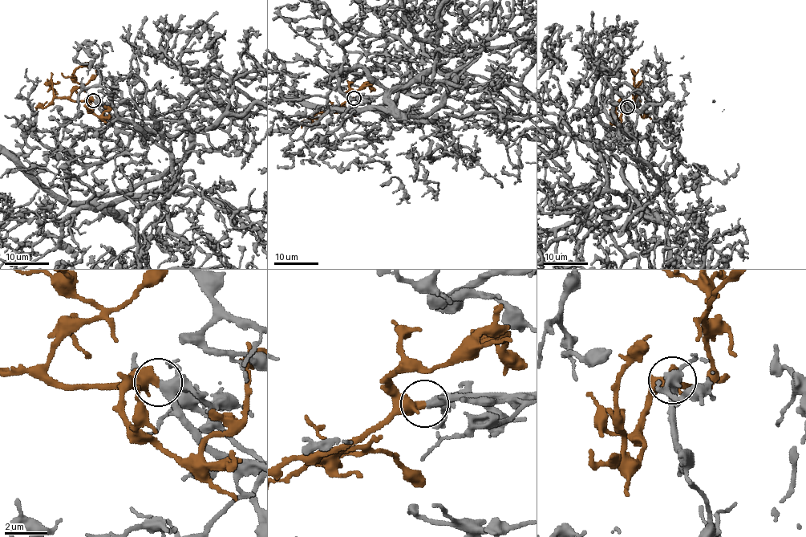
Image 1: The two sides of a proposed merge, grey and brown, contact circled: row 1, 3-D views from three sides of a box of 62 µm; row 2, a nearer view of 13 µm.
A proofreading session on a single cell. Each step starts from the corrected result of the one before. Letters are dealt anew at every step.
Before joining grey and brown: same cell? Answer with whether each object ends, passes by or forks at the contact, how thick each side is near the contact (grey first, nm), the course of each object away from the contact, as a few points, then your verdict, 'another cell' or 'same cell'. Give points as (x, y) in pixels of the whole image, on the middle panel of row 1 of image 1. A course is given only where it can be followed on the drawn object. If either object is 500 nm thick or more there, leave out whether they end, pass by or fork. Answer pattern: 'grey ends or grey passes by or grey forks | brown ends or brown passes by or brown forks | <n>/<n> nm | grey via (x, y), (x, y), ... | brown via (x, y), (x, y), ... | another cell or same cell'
320/550 nm | grey via (354, 97), (423, 95), (453, 77), (446, 97), (419, 116), (319, 110), (288, 99) | same cell

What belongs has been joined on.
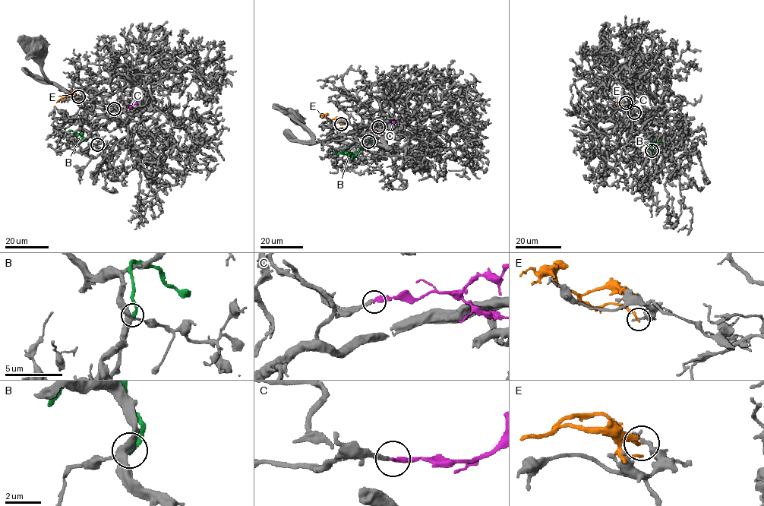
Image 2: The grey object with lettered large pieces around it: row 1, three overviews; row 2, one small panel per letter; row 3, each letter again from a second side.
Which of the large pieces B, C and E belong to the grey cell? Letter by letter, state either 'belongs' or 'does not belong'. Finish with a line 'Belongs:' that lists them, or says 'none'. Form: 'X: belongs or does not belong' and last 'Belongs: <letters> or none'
B: does not belong
C: belongs
E: does not belong
Belongs: C

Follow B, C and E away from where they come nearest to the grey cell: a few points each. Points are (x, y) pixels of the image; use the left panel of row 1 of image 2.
B: (97, 144), (98, 140), (94, 134), (83, 140), (81, 135), (70, 130), (61, 137)
C: (114, 109), (129, 106), (143, 112)
E: (78, 96), (69, 93), (56, 102)

